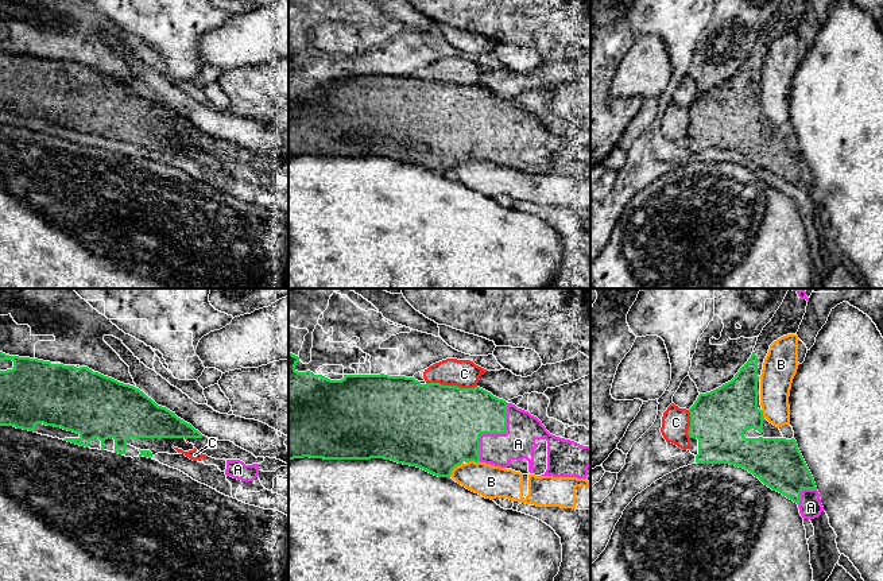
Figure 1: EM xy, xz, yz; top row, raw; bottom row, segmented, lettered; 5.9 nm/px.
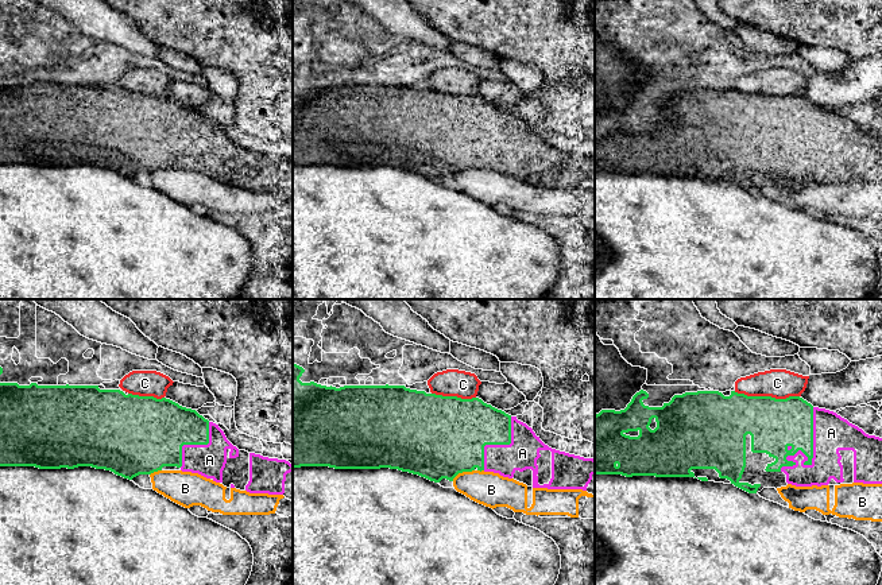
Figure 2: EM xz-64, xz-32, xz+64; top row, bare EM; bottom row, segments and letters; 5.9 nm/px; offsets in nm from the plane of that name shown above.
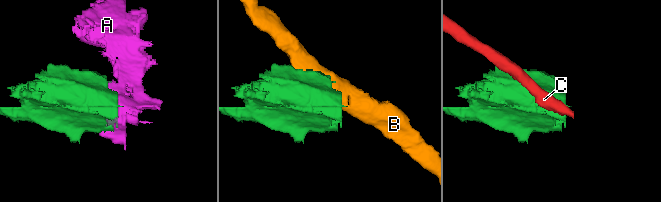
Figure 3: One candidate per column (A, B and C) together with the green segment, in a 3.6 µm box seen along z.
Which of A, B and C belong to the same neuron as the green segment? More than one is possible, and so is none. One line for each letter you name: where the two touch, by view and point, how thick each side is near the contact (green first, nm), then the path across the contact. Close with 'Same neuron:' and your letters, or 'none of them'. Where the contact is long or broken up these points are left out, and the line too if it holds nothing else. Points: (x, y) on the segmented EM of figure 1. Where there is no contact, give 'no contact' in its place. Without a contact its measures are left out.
A: xz (495, 433) | 360/190 nm
Same neuron: A

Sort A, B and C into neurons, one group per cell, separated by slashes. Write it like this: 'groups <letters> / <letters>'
groups A / B / C

